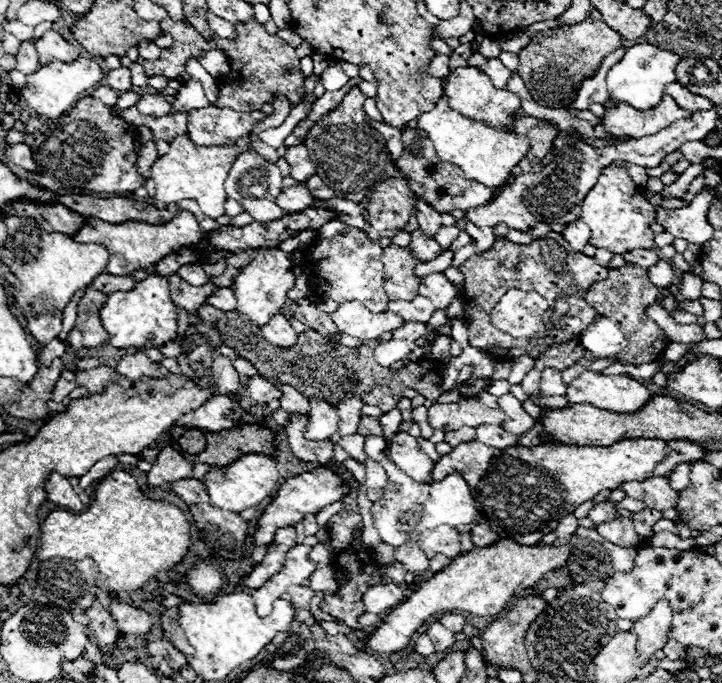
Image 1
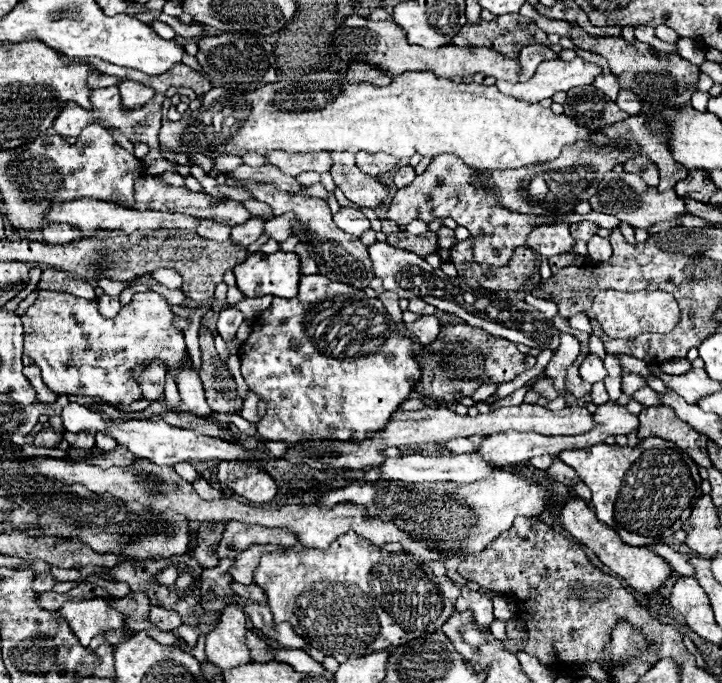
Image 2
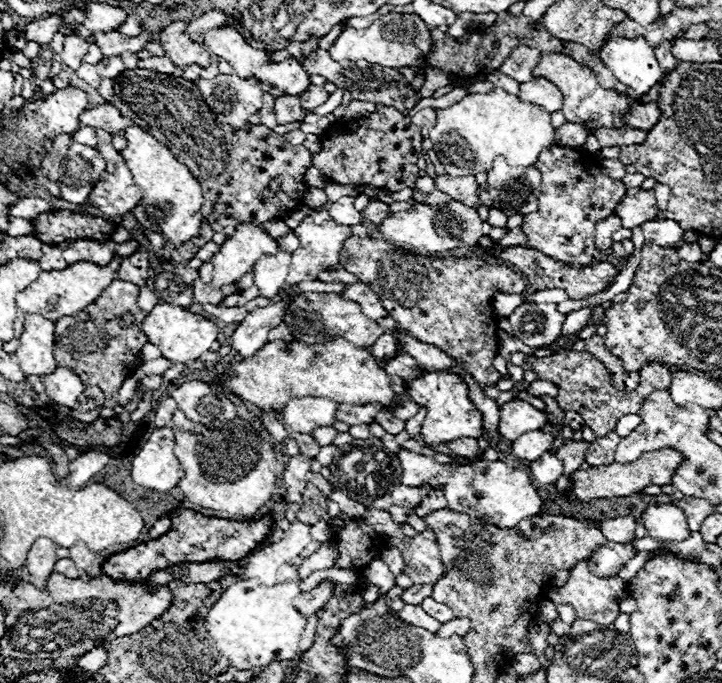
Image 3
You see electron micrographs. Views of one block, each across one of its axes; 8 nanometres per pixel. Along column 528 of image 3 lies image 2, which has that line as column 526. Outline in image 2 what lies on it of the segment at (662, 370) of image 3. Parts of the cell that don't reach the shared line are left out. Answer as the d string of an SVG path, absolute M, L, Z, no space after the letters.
M444 324L442 334L422 350L416 350L416 362L420 364L422 378L414 386L414 394L436 402L454 404L464 396L472 396L482 384L502 384L514 380L518 374L534 368L536 358L518 352L514 342L494 338L492 334L472 328L468 324Z

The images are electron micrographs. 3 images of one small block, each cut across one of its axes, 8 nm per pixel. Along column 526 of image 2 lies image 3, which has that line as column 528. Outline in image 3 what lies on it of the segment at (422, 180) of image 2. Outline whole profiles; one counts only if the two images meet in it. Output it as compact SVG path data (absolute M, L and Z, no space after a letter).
M548 146L540 152L536 168L542 174L542 194L538 198L538 210L524 216L524 232L530 240L530 248L540 250L556 262L570 266L588 266L596 256L594 226L596 222L614 214L618 202L626 194L622 180L612 180L580 150Z

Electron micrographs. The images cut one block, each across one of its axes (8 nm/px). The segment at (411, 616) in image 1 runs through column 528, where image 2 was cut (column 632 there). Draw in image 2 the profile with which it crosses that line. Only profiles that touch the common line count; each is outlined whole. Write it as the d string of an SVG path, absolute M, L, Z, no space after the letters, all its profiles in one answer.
M570 498L560 516L558 516L562 528L566 532L570 532L574 538L582 540L584 546L588 546L590 550L594 550L594 554L600 558L600 562L604 566L608 566L612 572L616 572L620 578L624 578L628 582L628 586L632 586L638 592L654 592L662 586L662 582L666 582L668 574L670 574L670 566L654 552L650 552L648 548L638 548L638 546L628 546L626 542L622 542L622 538L606 524L602 524L596 514L584 504L584 500L580 498Z

